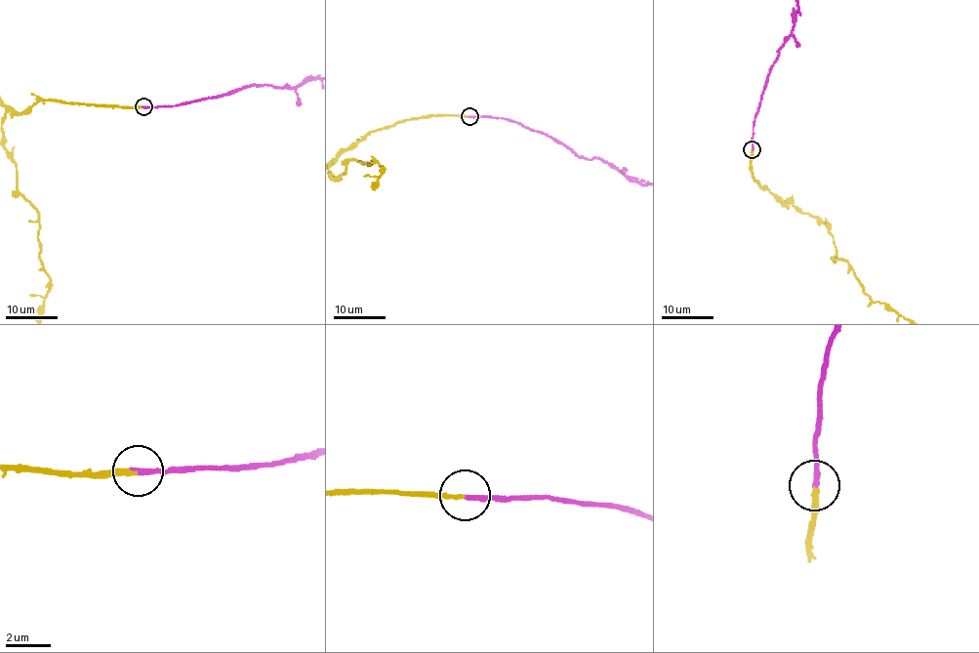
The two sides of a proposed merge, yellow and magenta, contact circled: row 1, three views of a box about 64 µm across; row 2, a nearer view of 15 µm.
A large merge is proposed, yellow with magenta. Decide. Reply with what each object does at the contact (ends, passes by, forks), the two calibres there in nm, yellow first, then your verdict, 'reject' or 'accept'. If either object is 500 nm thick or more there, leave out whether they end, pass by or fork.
yellow ends | magenta ends | 200/240 nm | accept

